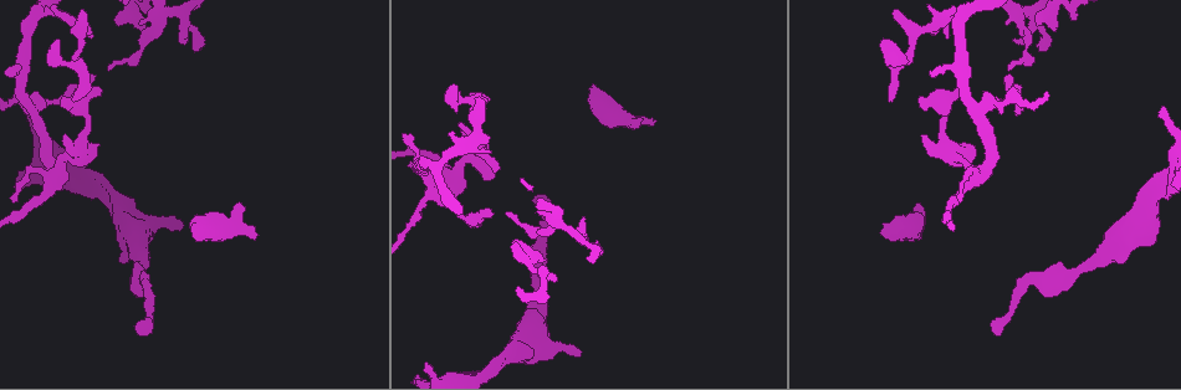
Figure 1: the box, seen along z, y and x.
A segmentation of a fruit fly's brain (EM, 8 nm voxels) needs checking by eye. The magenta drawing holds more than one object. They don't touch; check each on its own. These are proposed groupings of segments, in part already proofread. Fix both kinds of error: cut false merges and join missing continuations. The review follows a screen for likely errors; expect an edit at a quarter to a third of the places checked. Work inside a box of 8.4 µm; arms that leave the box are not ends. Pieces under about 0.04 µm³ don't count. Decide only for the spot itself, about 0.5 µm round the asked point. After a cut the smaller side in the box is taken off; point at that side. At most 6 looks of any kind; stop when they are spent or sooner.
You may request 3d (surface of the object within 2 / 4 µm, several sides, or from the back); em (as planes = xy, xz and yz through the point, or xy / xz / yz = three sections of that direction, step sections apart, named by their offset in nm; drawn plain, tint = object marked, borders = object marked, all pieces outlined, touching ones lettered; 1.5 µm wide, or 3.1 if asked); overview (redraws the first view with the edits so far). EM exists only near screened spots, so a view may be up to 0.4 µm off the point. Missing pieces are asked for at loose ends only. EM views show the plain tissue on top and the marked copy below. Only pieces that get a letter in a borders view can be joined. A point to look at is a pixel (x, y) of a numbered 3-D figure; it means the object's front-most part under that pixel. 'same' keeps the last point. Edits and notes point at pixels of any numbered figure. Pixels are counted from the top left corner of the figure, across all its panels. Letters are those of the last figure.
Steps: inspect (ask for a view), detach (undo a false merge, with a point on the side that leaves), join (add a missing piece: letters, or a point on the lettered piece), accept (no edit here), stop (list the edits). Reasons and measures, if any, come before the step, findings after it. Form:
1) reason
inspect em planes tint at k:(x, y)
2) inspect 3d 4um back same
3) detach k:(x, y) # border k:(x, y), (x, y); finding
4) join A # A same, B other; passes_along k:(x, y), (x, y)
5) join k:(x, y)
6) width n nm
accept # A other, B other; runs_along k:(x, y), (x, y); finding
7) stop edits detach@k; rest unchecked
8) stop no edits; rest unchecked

free end
inspect em planes borders at 1:(583, 219)

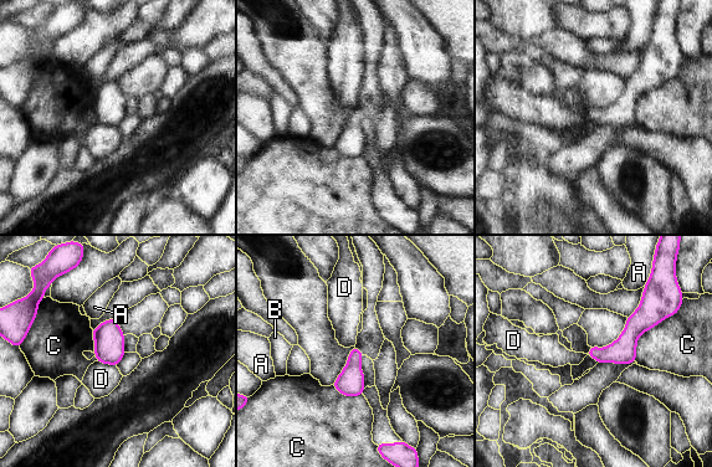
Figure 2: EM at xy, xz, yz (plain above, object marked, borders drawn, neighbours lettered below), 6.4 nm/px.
accept # A other, B other, C other, D other; border 2:(98, 360), (116, 367); none of them fits

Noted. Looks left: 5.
branch stops here
inspect 3d 2um at 1:(1008, 75)

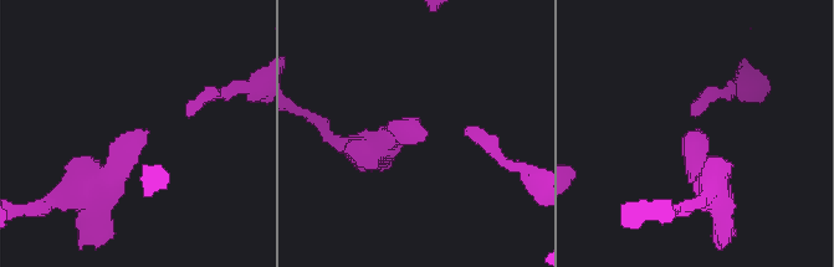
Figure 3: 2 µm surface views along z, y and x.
inspect em planes borders at 3:(422, 141)

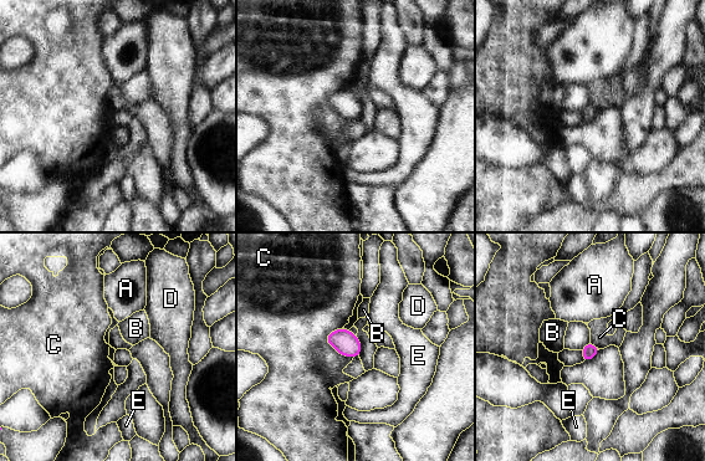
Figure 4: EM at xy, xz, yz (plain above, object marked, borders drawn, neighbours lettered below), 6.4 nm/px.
longest_contact C 220 nm
accept # A other, B other, C other, D other, E other; no lettered piece goes on from it

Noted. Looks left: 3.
branch stops here
inspect 3d 2um at 1:(430, 366)

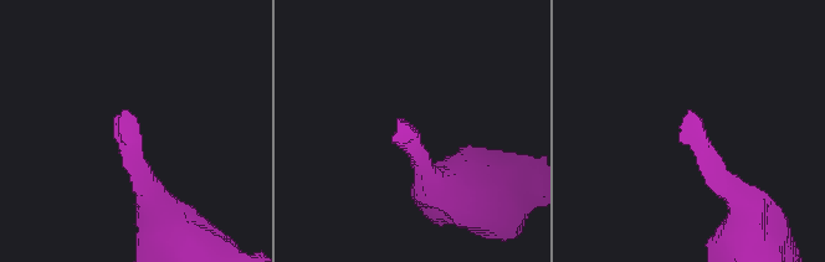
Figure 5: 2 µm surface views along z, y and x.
inspect em planes borders at 5:(409, 128)

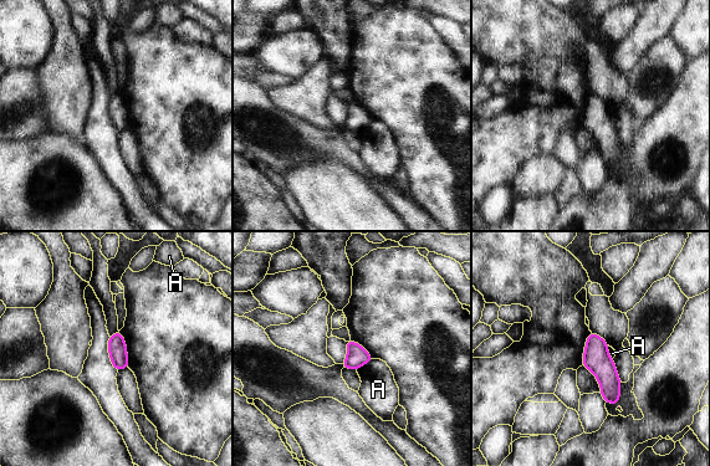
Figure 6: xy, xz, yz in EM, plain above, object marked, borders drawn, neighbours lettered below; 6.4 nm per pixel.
longest_contact A 130 nm
accept # A other; runs_along 6:(592, 336), (596, 358), (614, 400); no lettered piece goes on from it

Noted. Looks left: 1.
stop no edits; rest unchecked

